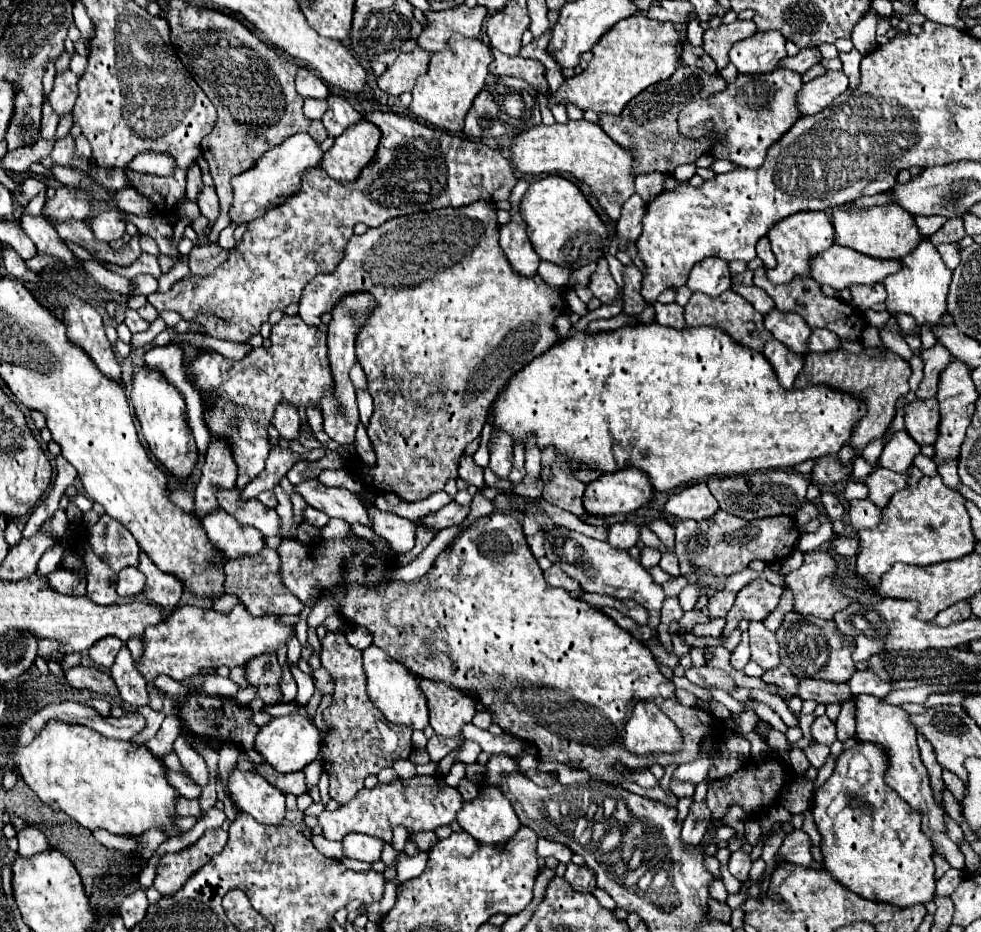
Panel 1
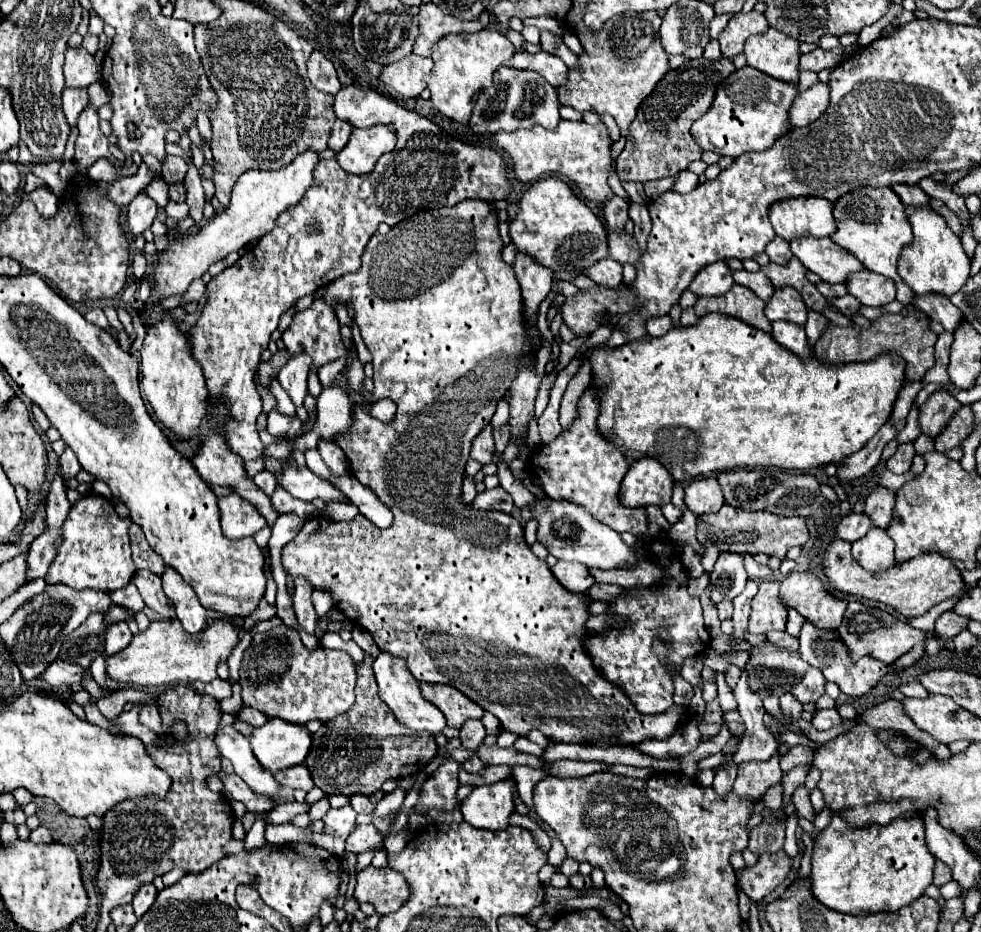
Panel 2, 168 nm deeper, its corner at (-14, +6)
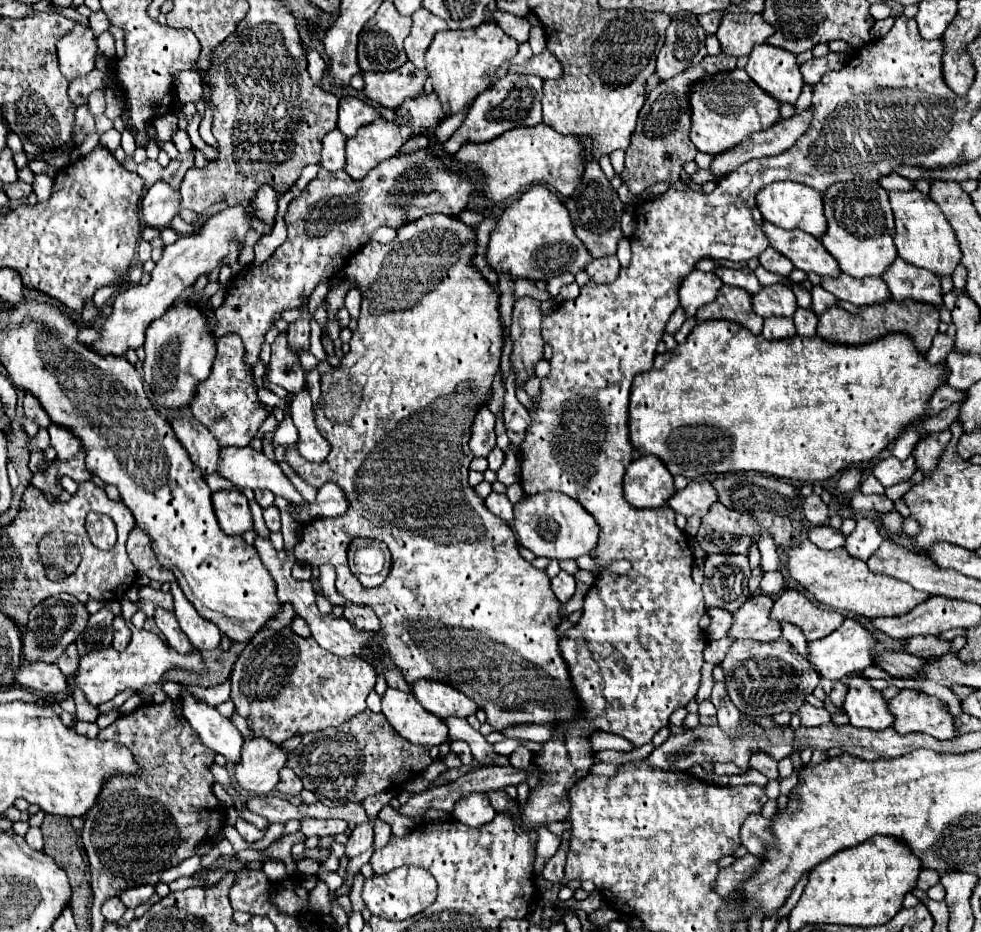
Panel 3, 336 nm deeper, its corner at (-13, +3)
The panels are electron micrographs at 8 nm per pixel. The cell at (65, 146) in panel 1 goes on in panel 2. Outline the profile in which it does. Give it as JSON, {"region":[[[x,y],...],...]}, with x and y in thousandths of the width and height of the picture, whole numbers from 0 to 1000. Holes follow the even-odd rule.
{"region":[[[88,115],[80,128],[80,149],[77,149],[77,166],[75,173],[88,183],[96,173],[110,166],[110,149],[104,145],[100,136],[100,123],[96,115]]]}

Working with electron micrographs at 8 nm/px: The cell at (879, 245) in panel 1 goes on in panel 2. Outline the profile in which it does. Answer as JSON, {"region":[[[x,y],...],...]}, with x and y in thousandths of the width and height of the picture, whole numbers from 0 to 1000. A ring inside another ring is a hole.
{"region":[[[877,201],[864,209],[858,209],[850,218],[850,233],[854,239],[854,248],[846,256],[873,274],[883,289],[911,299],[915,310],[913,321],[924,329],[930,327],[932,317],[930,312],[926,312],[926,308],[922,308],[922,304],[917,304],[917,297],[913,293],[917,271],[922,265],[926,265],[926,261],[930,261],[932,254],[924,231],[924,220],[917,216],[917,211],[907,201]]]}

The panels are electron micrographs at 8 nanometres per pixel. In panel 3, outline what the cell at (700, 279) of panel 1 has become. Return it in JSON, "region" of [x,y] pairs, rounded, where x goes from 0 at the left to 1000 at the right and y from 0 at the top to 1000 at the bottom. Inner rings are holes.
{"region":[[[706,290],[702,296],[698,296],[692,305],[692,326],[698,333],[698,339],[704,341],[710,337],[710,333],[719,326],[725,326],[731,320],[733,307],[737,303],[729,298],[727,292],[715,292]]]}

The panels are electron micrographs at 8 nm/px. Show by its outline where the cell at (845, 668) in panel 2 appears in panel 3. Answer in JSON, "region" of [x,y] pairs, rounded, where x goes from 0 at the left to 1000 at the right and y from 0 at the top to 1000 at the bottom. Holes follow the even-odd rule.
{"region":[[[867,727],[865,742],[861,749],[861,766],[865,768],[865,777],[872,781],[886,783],[902,783],[910,779],[908,766],[904,766],[904,753],[898,742],[888,738],[882,727]]]}

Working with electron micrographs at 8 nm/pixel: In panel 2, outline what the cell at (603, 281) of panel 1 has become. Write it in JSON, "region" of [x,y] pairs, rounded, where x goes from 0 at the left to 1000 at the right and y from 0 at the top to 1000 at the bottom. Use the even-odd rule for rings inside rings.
{"region":[[[616,278],[599,289],[591,289],[590,291],[597,293],[603,302],[608,302],[614,308],[628,310],[634,306],[634,284],[628,282],[626,278]]]}

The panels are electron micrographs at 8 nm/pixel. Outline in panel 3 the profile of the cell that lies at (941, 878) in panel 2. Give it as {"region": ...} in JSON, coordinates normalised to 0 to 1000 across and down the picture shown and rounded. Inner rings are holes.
{"region":[[[941,933],[935,942],[935,953],[937,955],[947,955],[949,951],[953,951],[957,946],[957,938],[953,933]]]}

